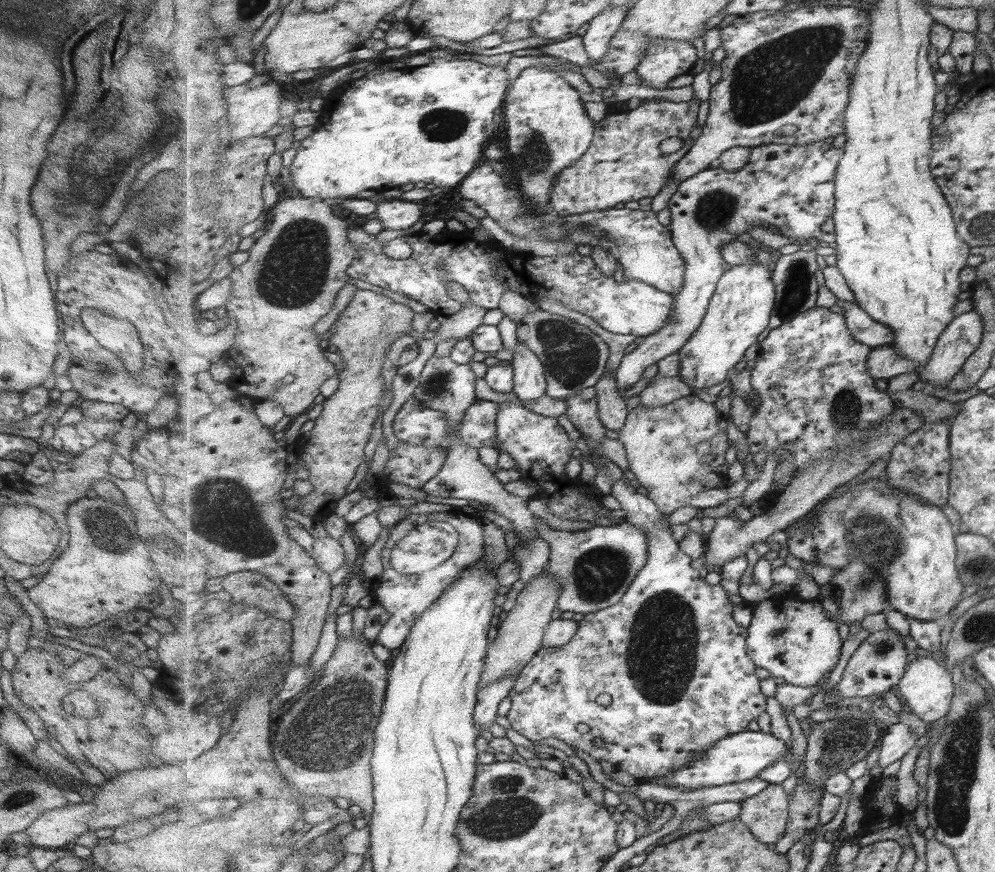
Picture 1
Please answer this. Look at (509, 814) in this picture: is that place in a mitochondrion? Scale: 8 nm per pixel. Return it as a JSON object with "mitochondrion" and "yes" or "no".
{"mitochondrion":"yes"}

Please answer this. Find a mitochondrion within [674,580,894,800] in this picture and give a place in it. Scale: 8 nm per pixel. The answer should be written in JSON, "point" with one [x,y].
{"point":[845,741]}

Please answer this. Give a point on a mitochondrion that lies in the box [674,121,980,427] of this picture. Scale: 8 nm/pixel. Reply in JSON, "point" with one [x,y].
{"point":[715,211]}

